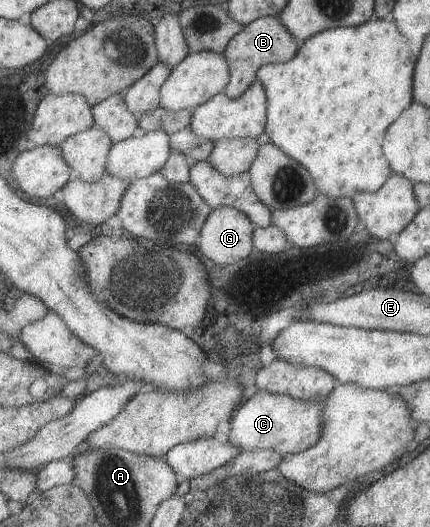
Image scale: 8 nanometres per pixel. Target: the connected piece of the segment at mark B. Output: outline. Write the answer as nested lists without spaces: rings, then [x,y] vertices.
[[[265,16],[257,19],[251,25],[245,26],[239,35],[229,42],[225,51],[225,57],[229,60],[231,81],[225,87],[225,93],[231,99],[241,99],[245,92],[258,79],[258,71],[267,64],[278,64],[291,61],[299,53],[301,41],[293,37],[292,32],[281,18]]]

